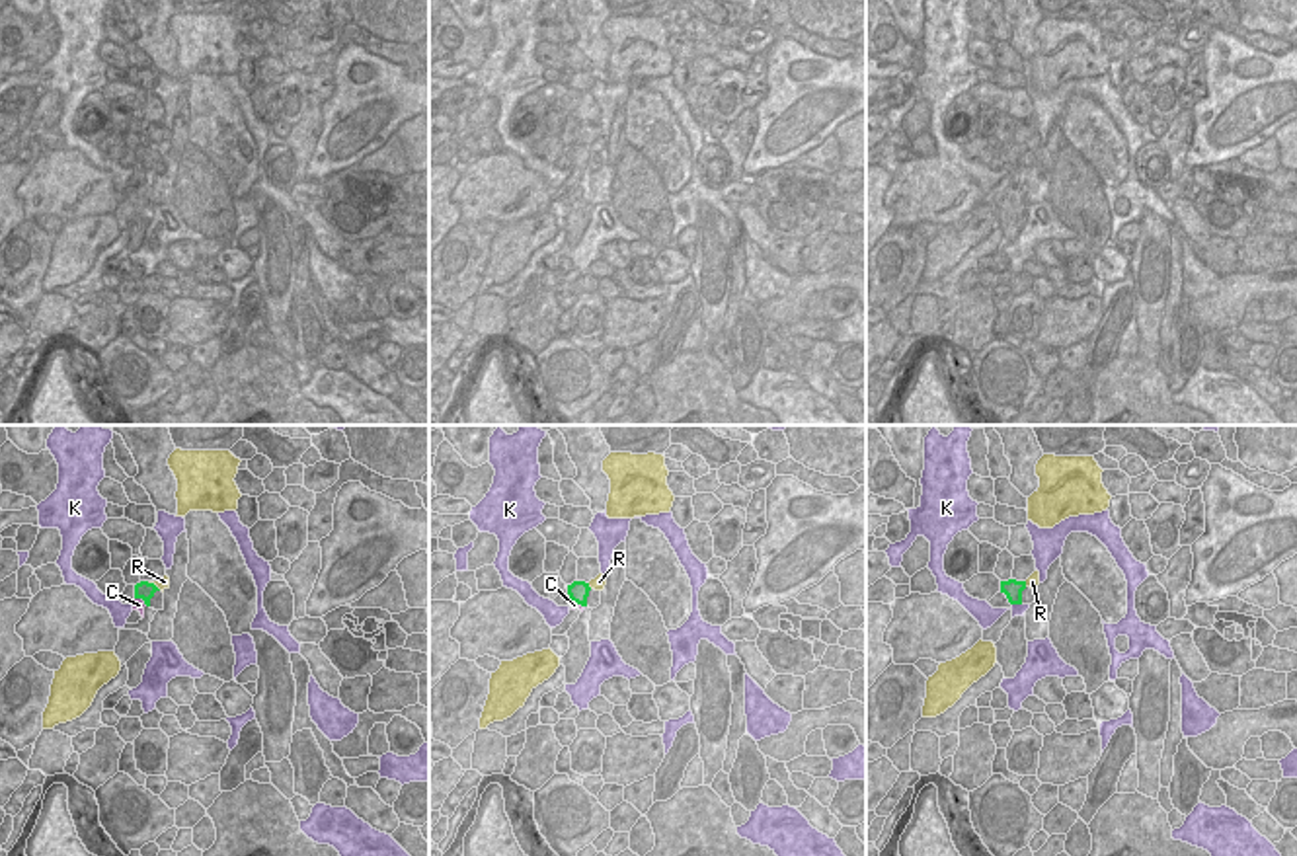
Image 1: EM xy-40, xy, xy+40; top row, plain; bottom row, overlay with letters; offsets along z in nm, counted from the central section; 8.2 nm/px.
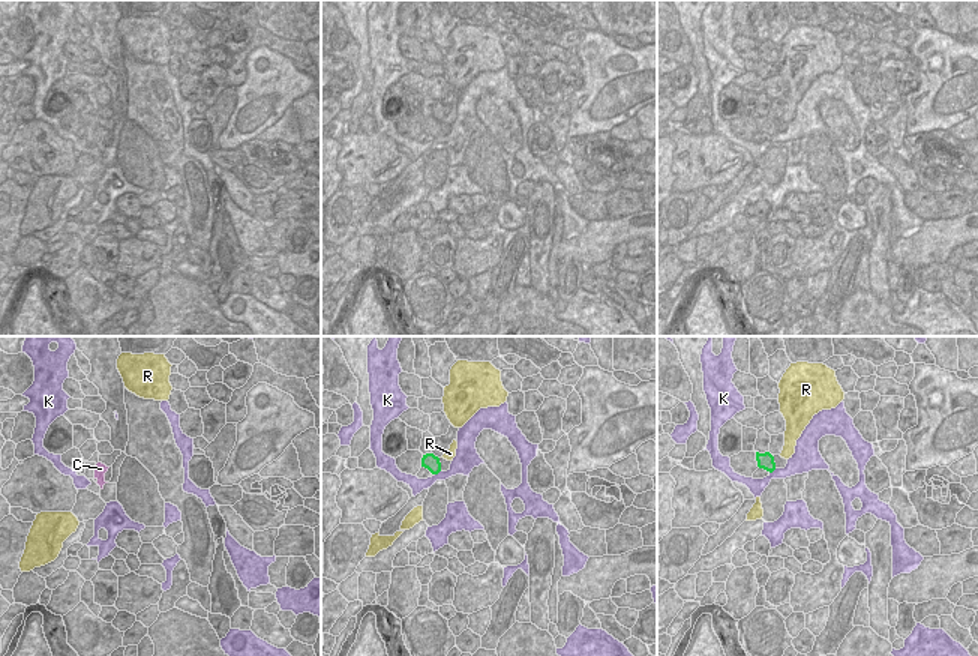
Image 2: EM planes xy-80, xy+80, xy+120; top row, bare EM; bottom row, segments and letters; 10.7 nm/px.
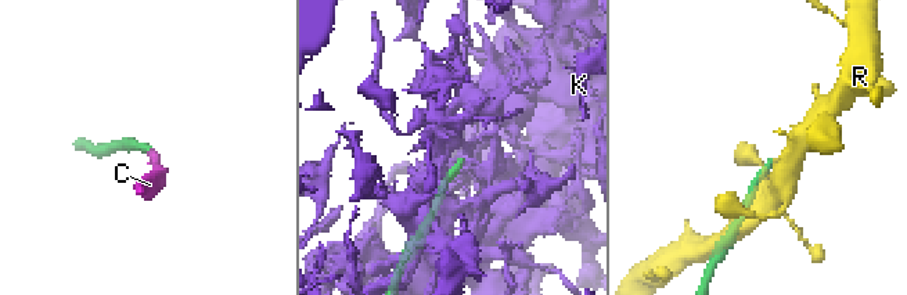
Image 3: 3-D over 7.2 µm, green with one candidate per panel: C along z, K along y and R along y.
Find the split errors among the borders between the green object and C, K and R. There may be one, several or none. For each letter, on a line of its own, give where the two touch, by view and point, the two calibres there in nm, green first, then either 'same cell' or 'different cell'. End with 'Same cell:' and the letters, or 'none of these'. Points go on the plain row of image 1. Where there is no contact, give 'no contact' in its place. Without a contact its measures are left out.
C: meets green in xy-40 at (141, 160); 140 nm thick on the green side, 100 nm on the other; same cell
K: meets green in xy+40 at (1017, 166); 160 nm thick on the green side, 140 nm on the other; different cell
R: meets green in xy-40 at (153, 147); 140 nm thick on the green side, 100 nm on the other; different cell
Same cell: C

